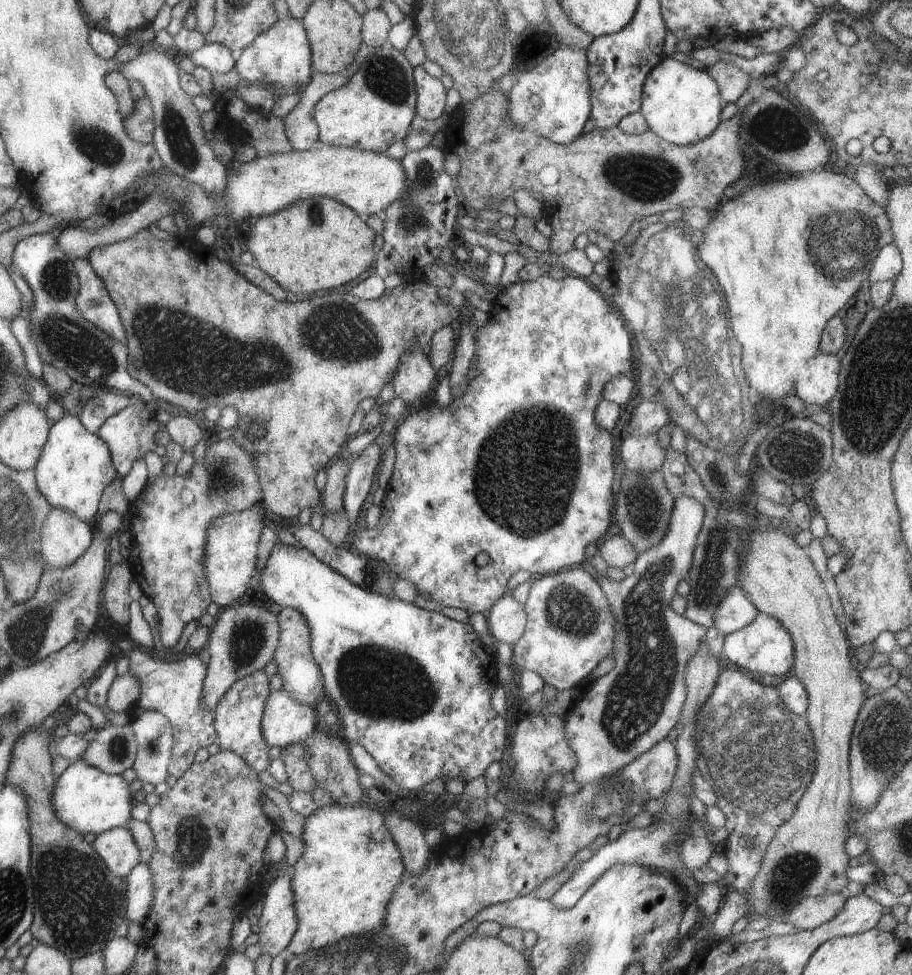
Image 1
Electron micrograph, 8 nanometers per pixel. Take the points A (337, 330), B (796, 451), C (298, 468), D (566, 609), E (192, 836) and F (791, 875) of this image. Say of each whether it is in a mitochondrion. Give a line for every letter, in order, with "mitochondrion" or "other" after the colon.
A: mitochondrion
B: mitochondrion
C: other
D: mitochondrion
E: mitochondrion
F: mitochondrion

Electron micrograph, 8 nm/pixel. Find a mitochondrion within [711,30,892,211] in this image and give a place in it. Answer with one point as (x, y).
(768, 121)

